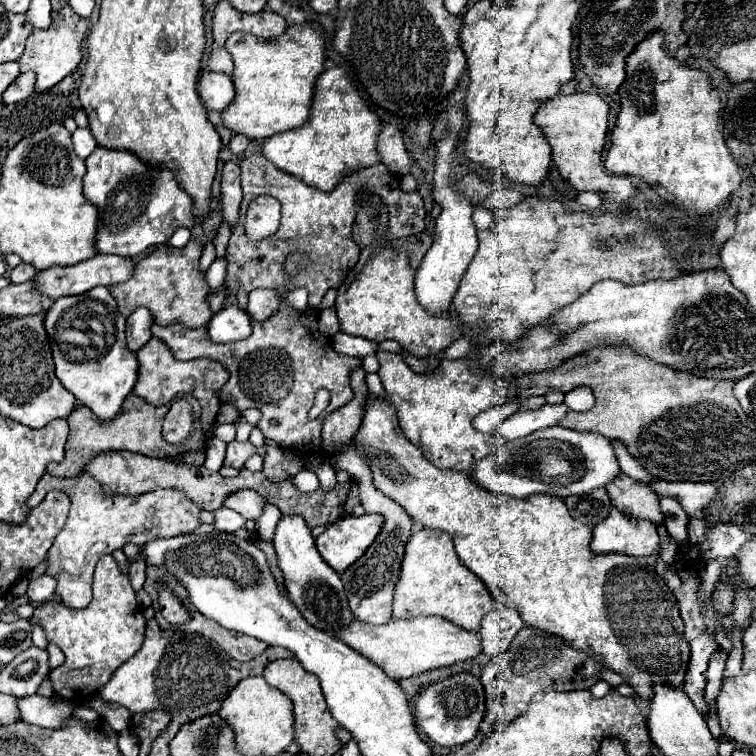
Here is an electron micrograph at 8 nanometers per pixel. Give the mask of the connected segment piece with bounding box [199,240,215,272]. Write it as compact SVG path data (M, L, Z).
M209 240L207 244L205 244L205 250L203 250L203 254L201 254L201 272L206 272L207 268L209 268L209 264L215 260L215 246L213 246L213 242Z

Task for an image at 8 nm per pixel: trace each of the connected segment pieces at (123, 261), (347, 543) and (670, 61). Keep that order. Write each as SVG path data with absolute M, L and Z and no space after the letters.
M97 254L85 262L67 266L67 268L47 268L43 272L37 272L37 276L33 278L35 284L39 284L39 292L51 296L51 298L61 298L61 296L75 296L75 294L83 294L95 286L111 286L111 284L119 284L119 282L127 282L133 272L135 272L135 260L129 256L117 256L117 254Z
M375 514L341 518L339 522L329 524L321 536L317 536L317 550L323 560L341 574L363 556L367 546L379 534L381 524L383 516Z
M653 30L641 40L625 62L625 82L619 86L621 112L611 132L611 146L605 158L605 168L611 174L631 174L657 186L657 192L667 202L685 206L693 214L709 214L723 206L733 190L741 184L741 174L731 156L725 136L719 128L719 110L723 108L719 92L711 86L711 76L703 70L679 62L665 52L663 30Z

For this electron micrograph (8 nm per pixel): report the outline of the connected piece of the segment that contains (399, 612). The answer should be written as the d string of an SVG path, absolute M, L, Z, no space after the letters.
M425 528L411 536L405 548L399 586L393 600L395 618L443 616L461 628L477 632L481 628L483 616L487 616L495 608L497 604L487 586L459 562L453 550L453 540L447 536L447 532Z

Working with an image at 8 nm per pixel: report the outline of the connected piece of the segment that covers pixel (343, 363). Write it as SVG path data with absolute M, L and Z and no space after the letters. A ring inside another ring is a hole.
M281 296L279 310L271 318L251 320L251 322L253 322L253 332L249 338L239 342L227 342L227 344L207 344L207 336L203 336L203 328L191 330L191 328L183 328L183 324L171 324L171 326L153 324L151 332L153 336L161 338L179 360L207 358L207 360L221 362L229 372L229 388L221 388L221 400L233 404L239 412L243 412L245 408L261 410L261 420L257 428L261 428L265 438L271 438L273 442L285 446L299 444L303 452L317 454L325 416L329 416L333 410L353 400L349 374L355 366L361 364L361 360L345 354L337 354L335 350L333 354L327 354L327 346L331 346L331 338L319 334L317 340L307 316L291 308L285 296ZM319 388L331 392L331 402L319 418L309 420L307 414L309 408L313 406L313 398ZM273 418L279 422L277 426L271 424Z

